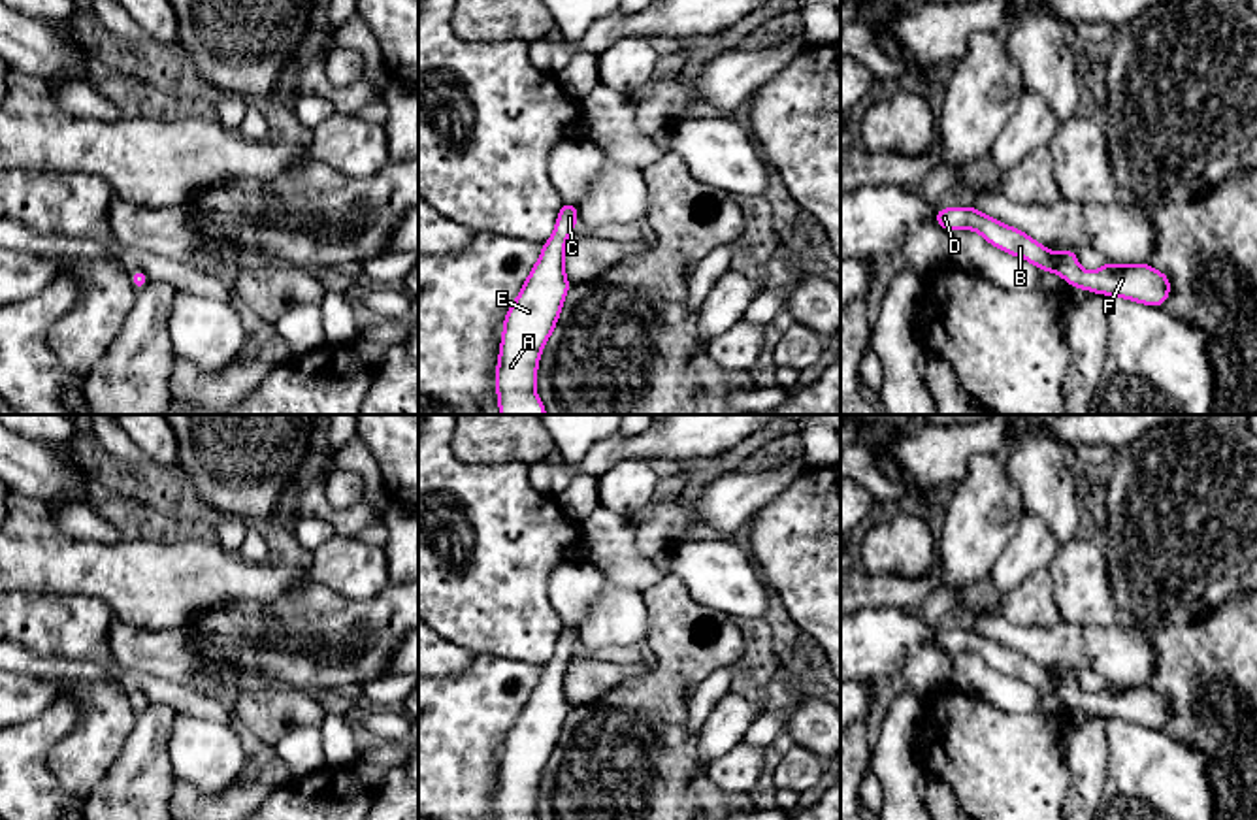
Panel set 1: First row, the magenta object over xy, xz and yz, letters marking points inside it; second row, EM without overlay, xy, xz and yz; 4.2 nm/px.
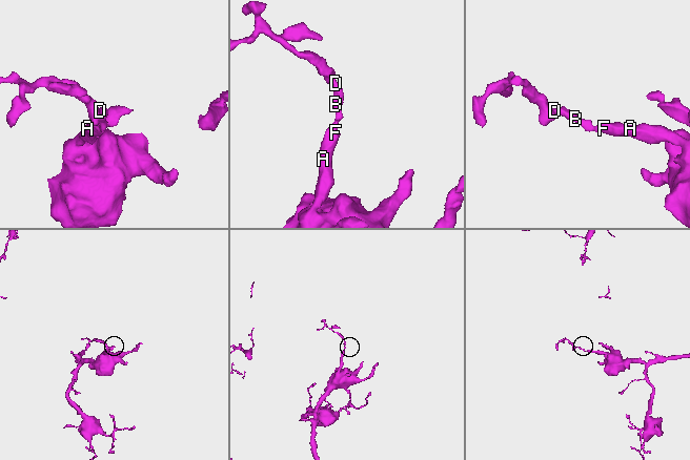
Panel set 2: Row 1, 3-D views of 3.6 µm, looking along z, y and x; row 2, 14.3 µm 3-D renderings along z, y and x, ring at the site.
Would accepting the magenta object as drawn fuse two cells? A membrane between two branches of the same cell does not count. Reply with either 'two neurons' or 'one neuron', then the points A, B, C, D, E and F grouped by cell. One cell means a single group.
one neuron; A B C D E F

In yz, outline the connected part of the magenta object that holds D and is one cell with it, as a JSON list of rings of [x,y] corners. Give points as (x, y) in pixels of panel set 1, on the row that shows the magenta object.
[[[974,205],[937,209],[933,219],[939,226],[952,232],[971,228],[993,247],[1025,258],[1038,270],[1055,271],[1070,287],[1086,288],[1087,292],[1121,296],[1153,307],[1161,307],[1170,294],[1168,275],[1153,270],[1148,262],[1118,266],[1108,260],[1101,270],[1086,273],[1076,260],[1076,251],[1050,253],[1046,245],[1018,228],[980,213]]]

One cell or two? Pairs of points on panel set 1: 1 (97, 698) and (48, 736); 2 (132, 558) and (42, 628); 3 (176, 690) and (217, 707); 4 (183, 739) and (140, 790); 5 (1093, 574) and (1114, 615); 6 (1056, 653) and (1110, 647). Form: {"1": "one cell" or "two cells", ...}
{"1": "two cells", "2": "two cells", "3": "one cell", "4": "two cells", "5": "one cell", "6": "one cell"}

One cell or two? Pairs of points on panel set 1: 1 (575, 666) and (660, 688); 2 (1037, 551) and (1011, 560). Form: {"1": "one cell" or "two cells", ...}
{"1": "two cells", "2": "one cell"}

